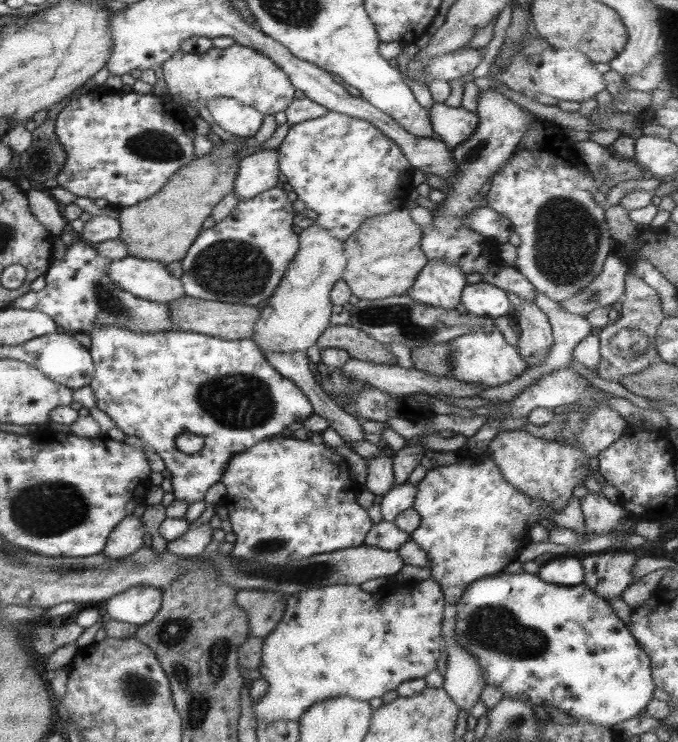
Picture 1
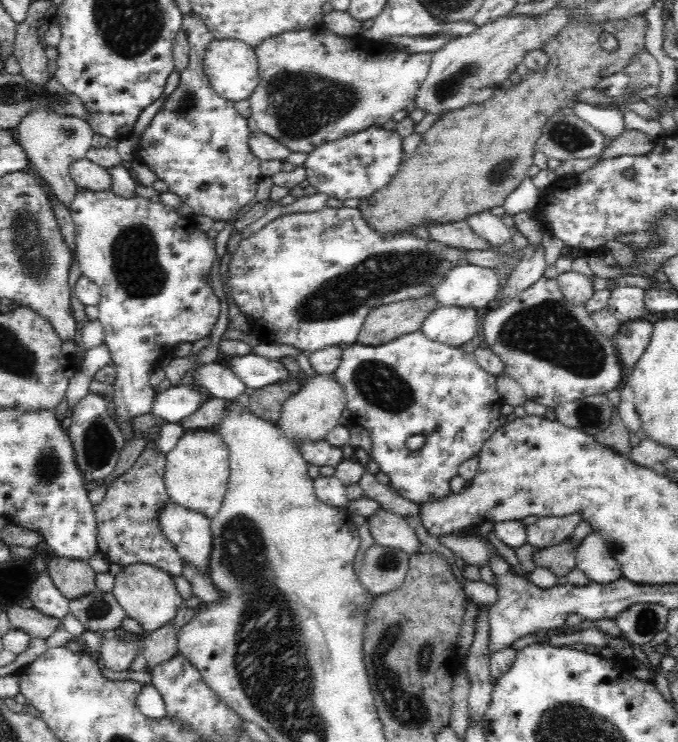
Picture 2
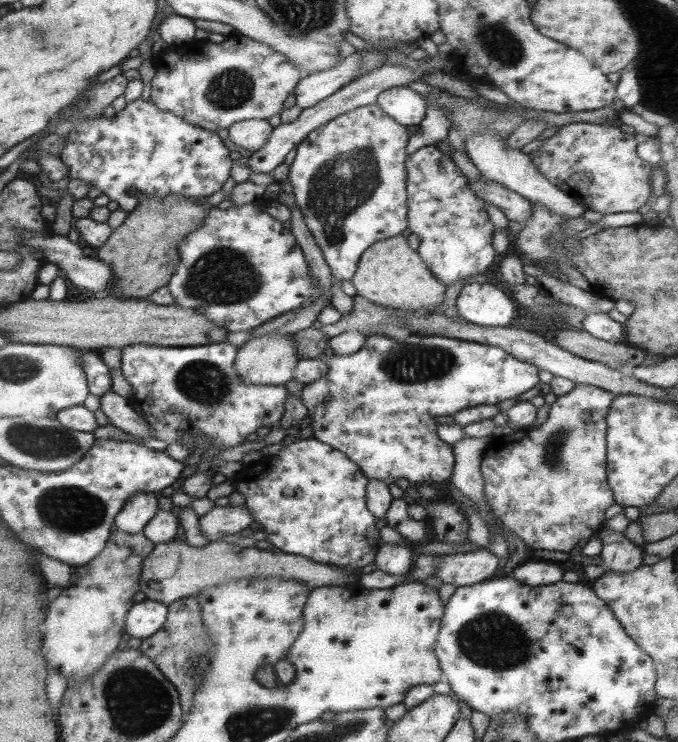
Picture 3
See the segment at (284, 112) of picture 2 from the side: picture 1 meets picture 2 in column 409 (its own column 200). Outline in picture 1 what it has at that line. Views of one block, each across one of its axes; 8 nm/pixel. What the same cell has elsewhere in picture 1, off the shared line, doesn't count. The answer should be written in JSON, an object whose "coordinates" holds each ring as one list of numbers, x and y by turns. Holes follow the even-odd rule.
{"coordinates":[[237,43,223,49,211,47,203,54,177,50,160,67,168,96,177,96,197,104,205,104,207,100,221,96,252,106,265,115,284,111,294,99,295,87,270,58]]}

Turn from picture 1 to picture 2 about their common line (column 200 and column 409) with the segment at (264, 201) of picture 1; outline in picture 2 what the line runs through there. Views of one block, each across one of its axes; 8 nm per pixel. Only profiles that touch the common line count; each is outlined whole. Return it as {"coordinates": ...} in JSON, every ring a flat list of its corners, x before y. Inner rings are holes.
{"coordinates":[[327,207,316,212,288,212,288,214,282,214,282,216,274,218,272,222,264,224,258,232,239,242,239,246,230,262,228,284,236,306,245,314,247,322,255,333,260,333,266,341,276,344,289,344,300,349,300,352,310,354,324,347,356,343,368,313,378,307,432,295,436,286,444,280,450,270,454,270,456,266,466,264,466,253,470,251,465,248,454,248,442,244,433,238,422,239,411,232,410,229,398,230,394,234,380,234,377,230,370,228,359,208,341,207,336,209]]}

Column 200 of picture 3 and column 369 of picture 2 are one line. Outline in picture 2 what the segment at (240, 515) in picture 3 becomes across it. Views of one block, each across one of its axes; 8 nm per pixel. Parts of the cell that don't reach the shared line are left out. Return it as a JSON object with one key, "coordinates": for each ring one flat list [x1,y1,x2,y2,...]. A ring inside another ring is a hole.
{"coordinates":[[381,507,366,518,368,531,375,544,385,547,401,548,414,554,420,548,420,541,404,516,394,514]]}

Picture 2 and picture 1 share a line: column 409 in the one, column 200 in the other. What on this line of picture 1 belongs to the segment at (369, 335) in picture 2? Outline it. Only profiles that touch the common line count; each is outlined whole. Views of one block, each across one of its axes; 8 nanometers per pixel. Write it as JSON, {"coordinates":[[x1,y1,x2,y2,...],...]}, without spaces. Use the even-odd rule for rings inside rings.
{"coordinates":[[183,295,181,298,165,303,169,308,171,328,173,331,191,331,227,340,251,339,253,325,261,313,257,306,243,304,225,304,225,302,204,301]]}

